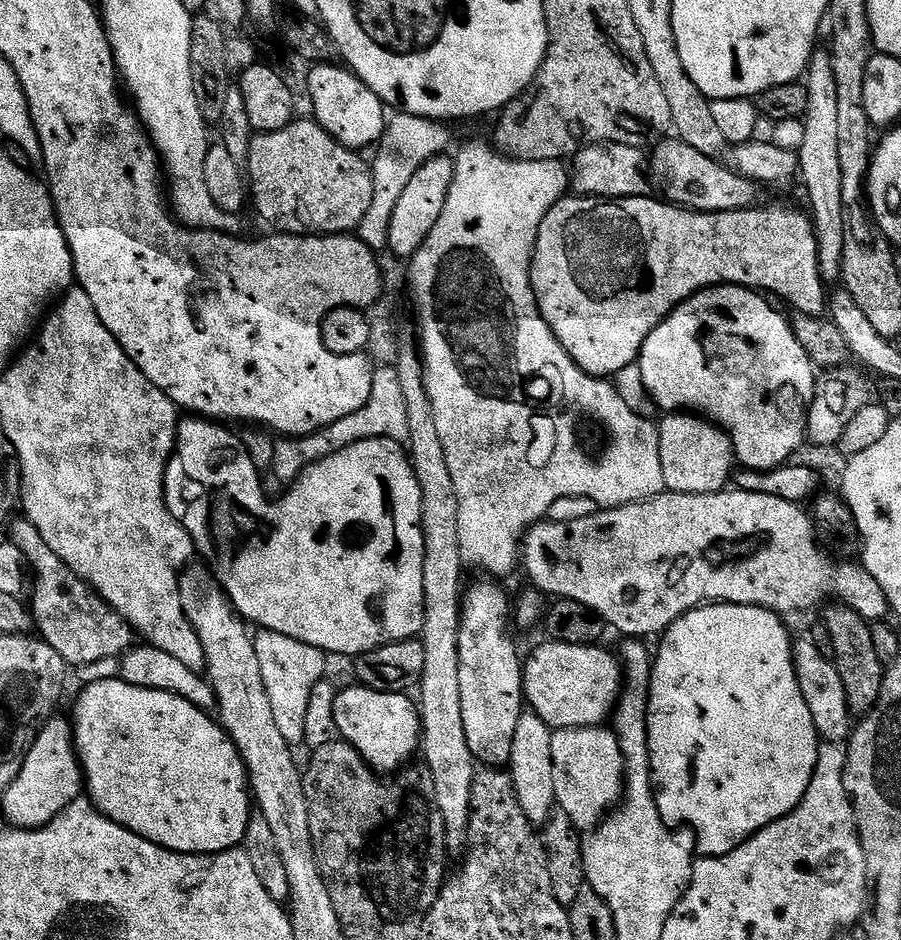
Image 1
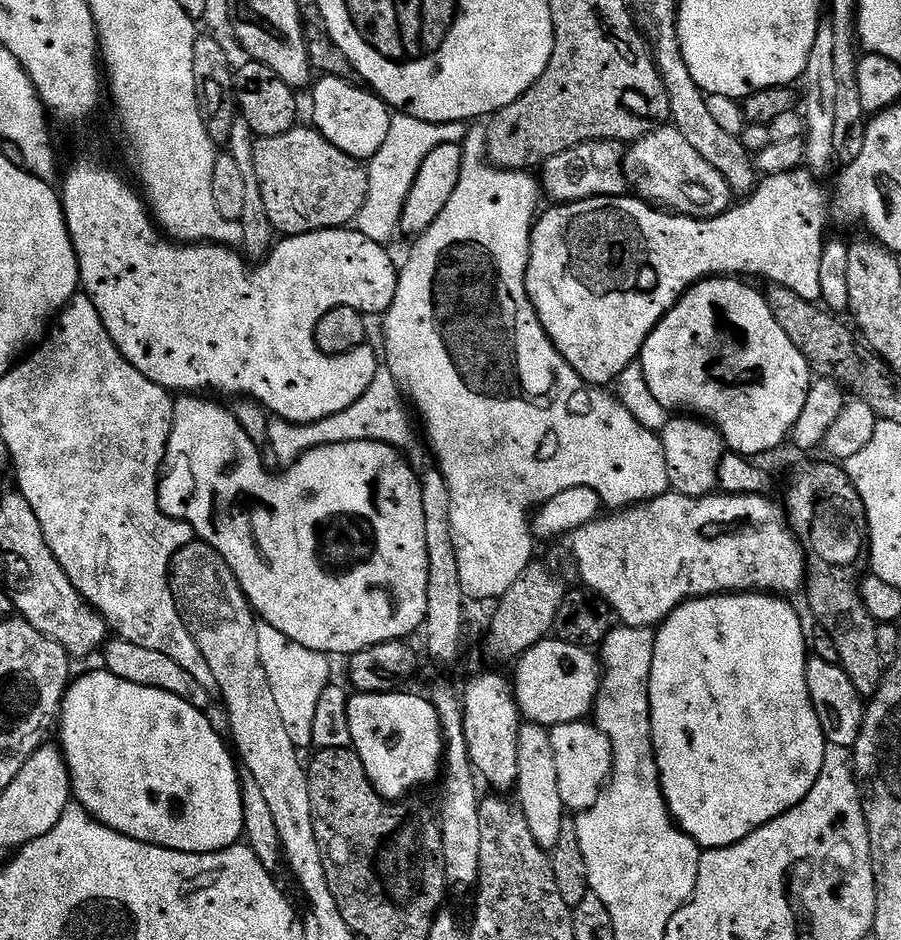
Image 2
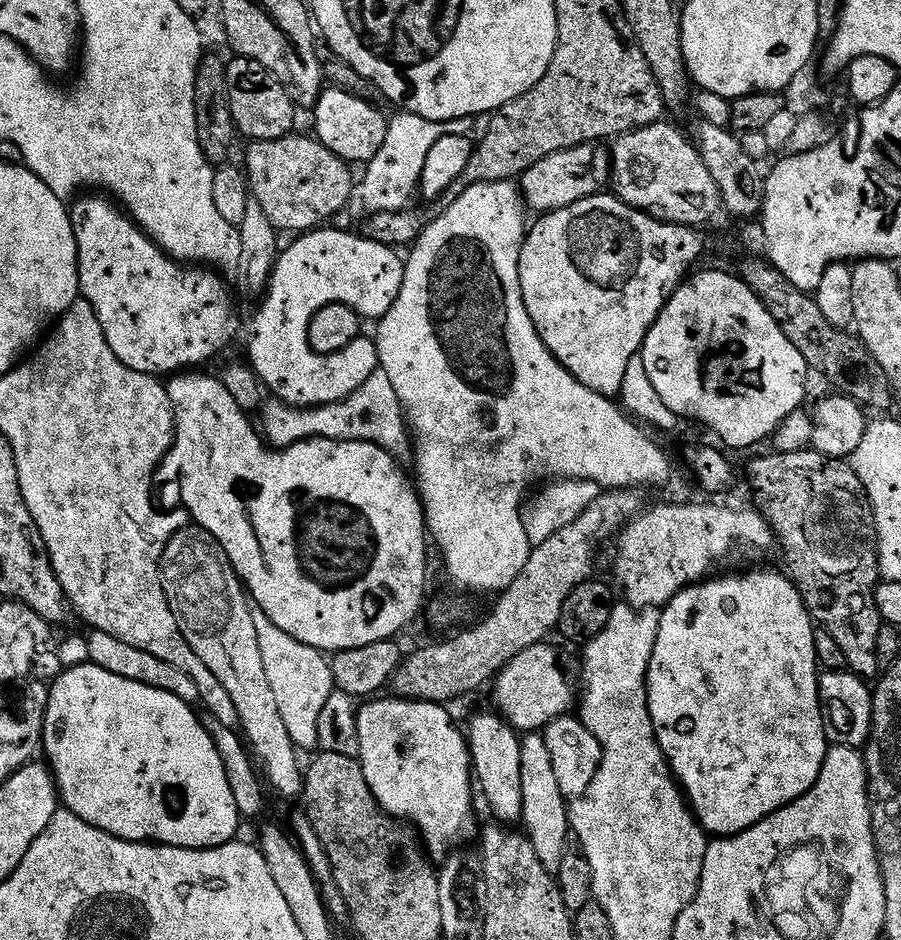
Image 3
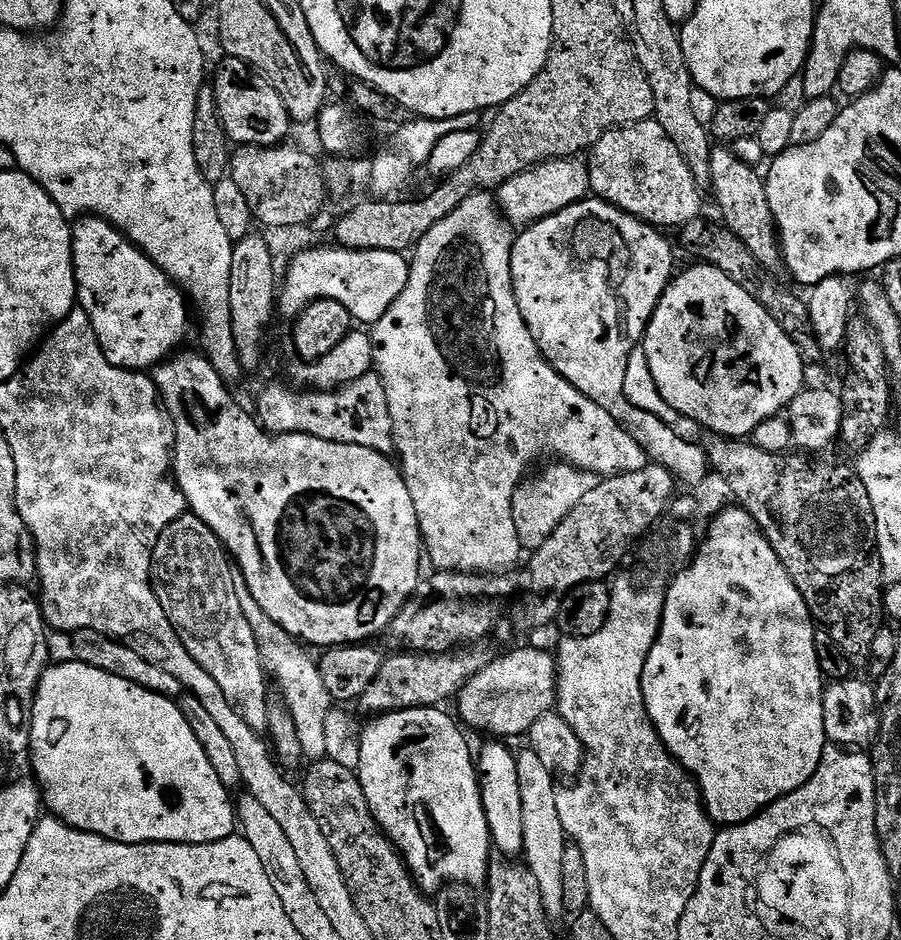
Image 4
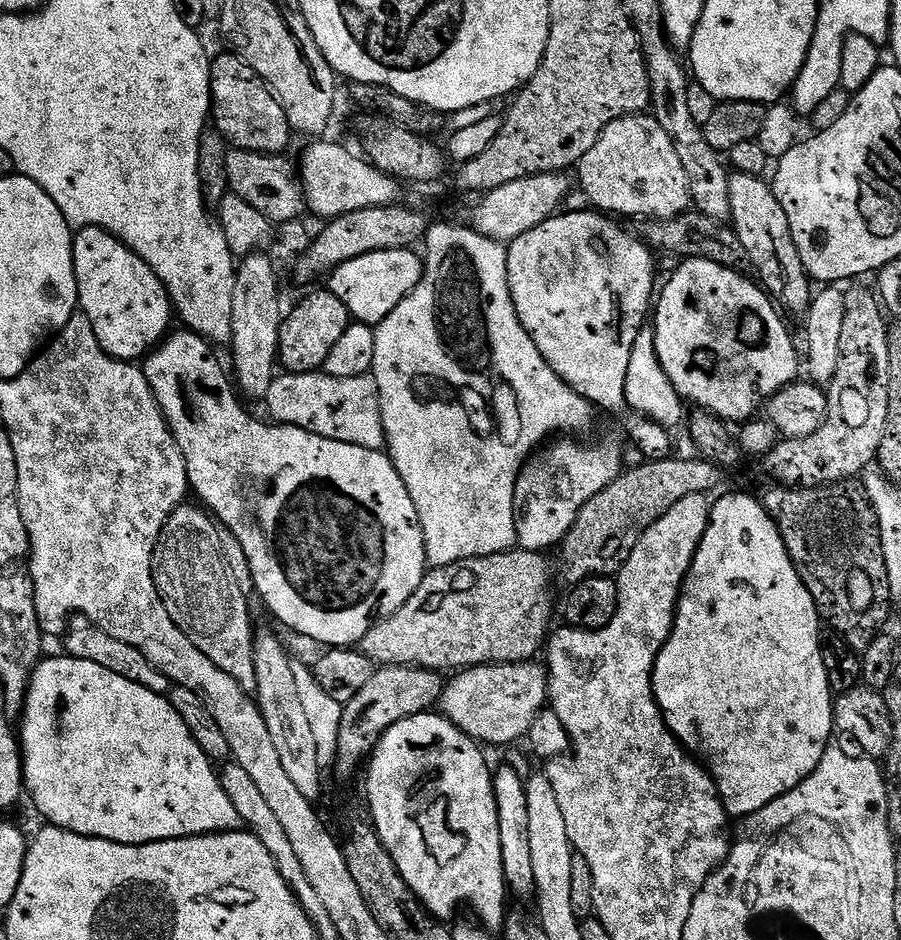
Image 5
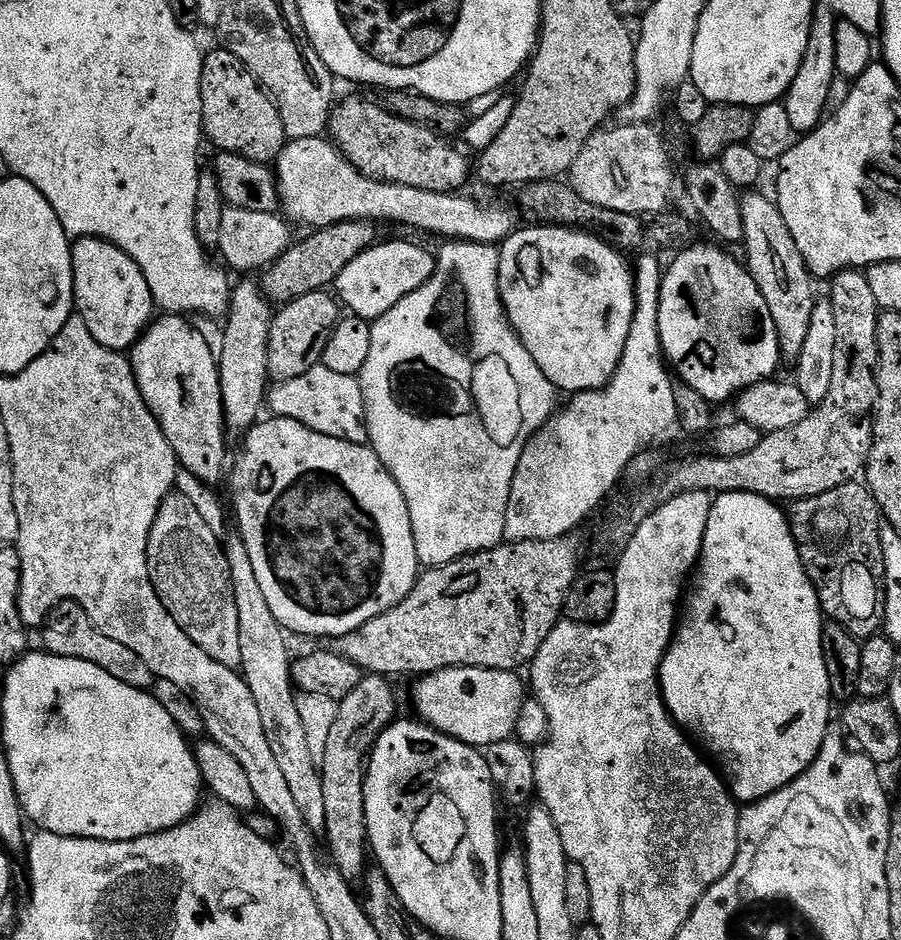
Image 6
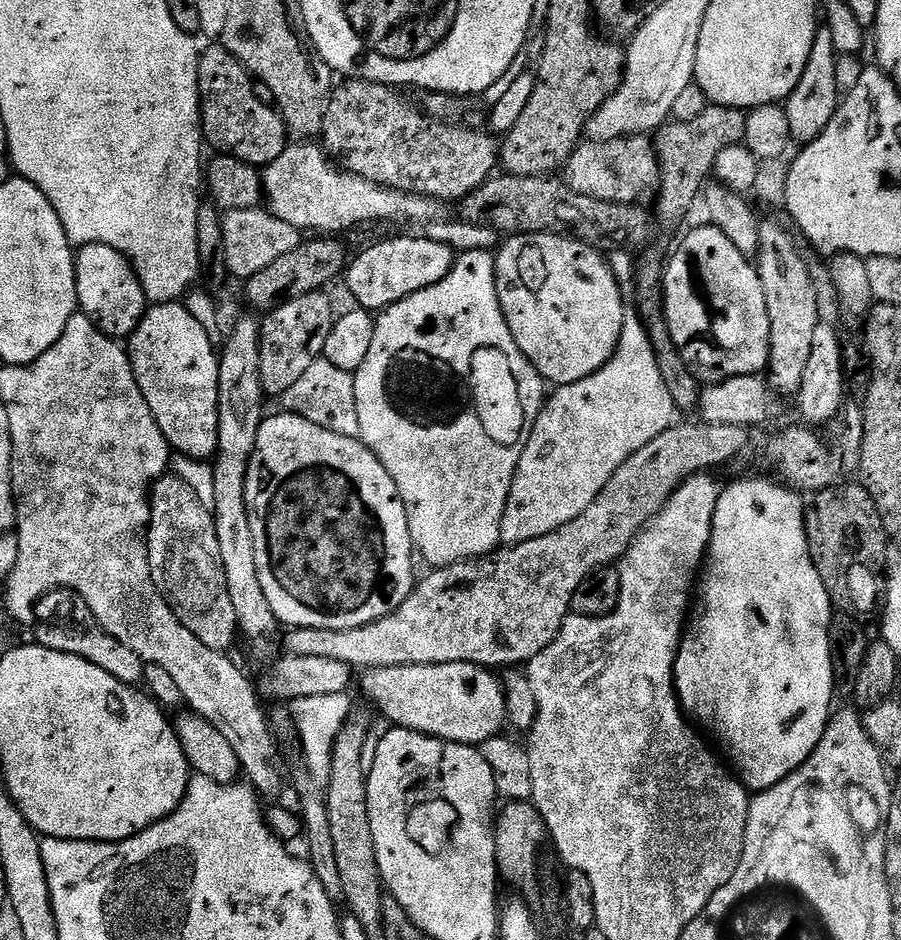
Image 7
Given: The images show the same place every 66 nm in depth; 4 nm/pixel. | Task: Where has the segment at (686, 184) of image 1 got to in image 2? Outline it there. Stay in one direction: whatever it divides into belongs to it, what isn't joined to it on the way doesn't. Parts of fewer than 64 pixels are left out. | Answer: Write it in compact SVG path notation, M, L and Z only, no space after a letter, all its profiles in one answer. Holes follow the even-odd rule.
M671 126L655 128L641 140L631 141L624 153L624 173L629 189L639 199L678 216L709 220L721 216L734 204L734 194L726 178L722 178L722 174L682 138L680 131Z

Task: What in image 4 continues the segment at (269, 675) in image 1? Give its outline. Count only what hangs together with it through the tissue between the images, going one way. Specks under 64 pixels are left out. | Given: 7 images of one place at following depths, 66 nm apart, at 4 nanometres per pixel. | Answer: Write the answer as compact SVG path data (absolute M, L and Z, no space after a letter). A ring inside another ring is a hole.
M246 590L241 591L242 614L246 614L246 622L250 622L250 630L254 630L254 638L258 642L260 657L264 659L265 669L270 673L271 679L280 687L279 695L284 705L290 710L294 724L298 726L298 740L302 742L304 760L315 762L327 757L326 750L326 718L334 707L330 690L326 690L326 682L320 673L317 657L311 656L309 649L296 637L291 636Z

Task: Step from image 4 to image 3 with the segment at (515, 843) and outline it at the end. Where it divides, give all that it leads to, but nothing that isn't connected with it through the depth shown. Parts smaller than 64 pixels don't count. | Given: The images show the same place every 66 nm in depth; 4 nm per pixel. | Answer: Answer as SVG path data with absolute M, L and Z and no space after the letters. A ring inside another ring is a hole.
M495 711L480 712L466 728L468 750L472 758L475 783L484 791L484 800L495 819L512 826L523 817L522 810L522 750L521 737L515 728Z

